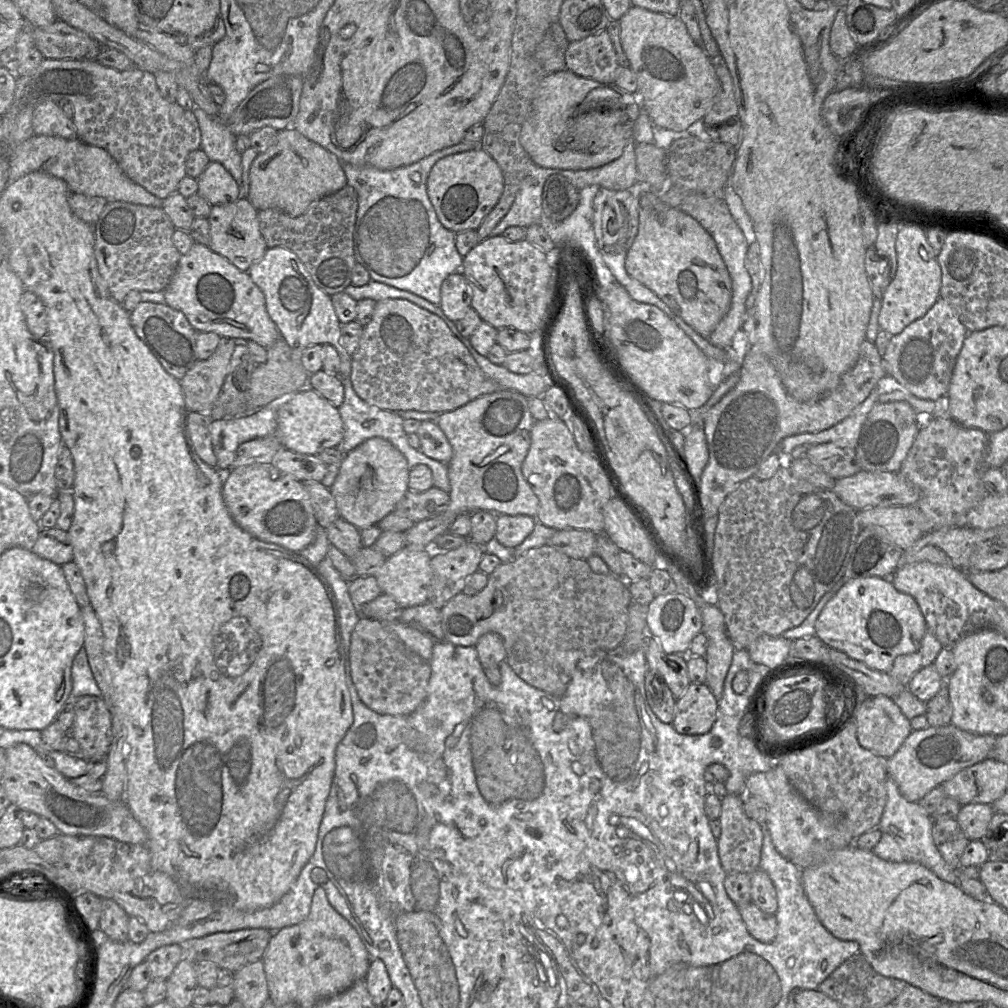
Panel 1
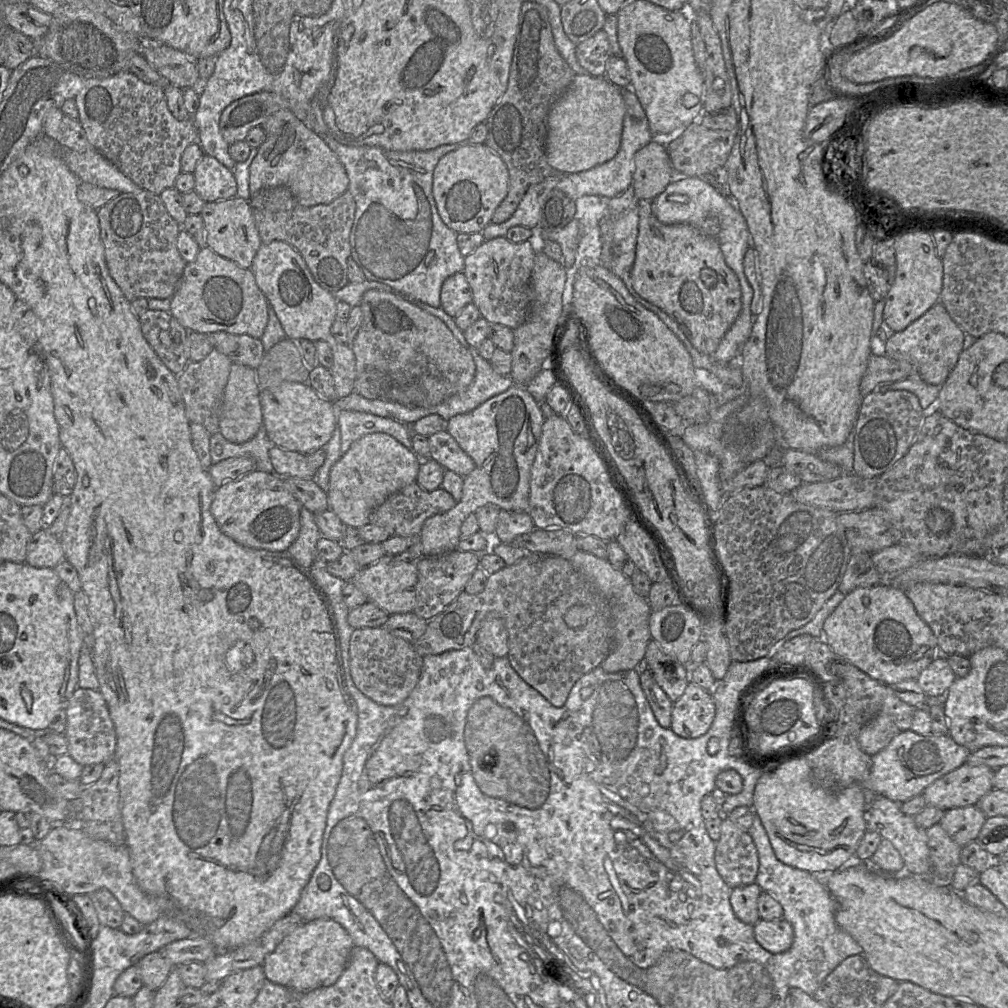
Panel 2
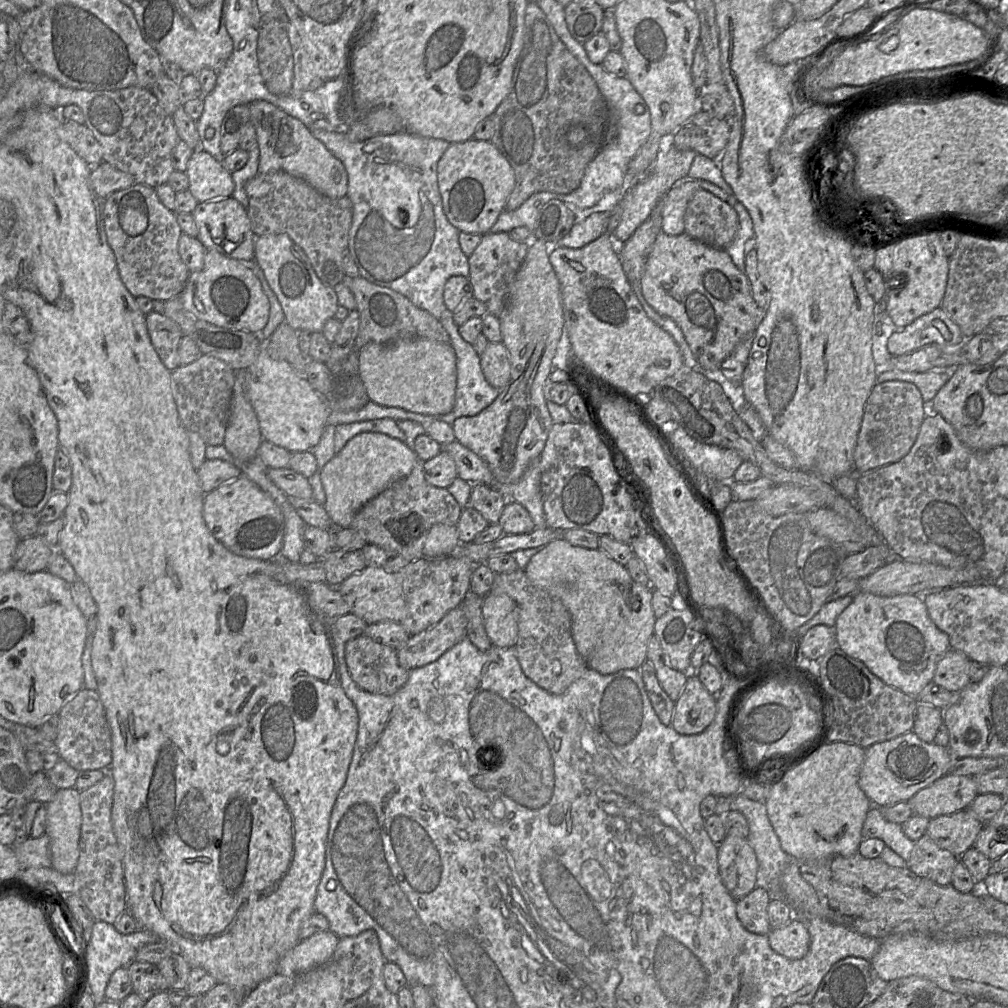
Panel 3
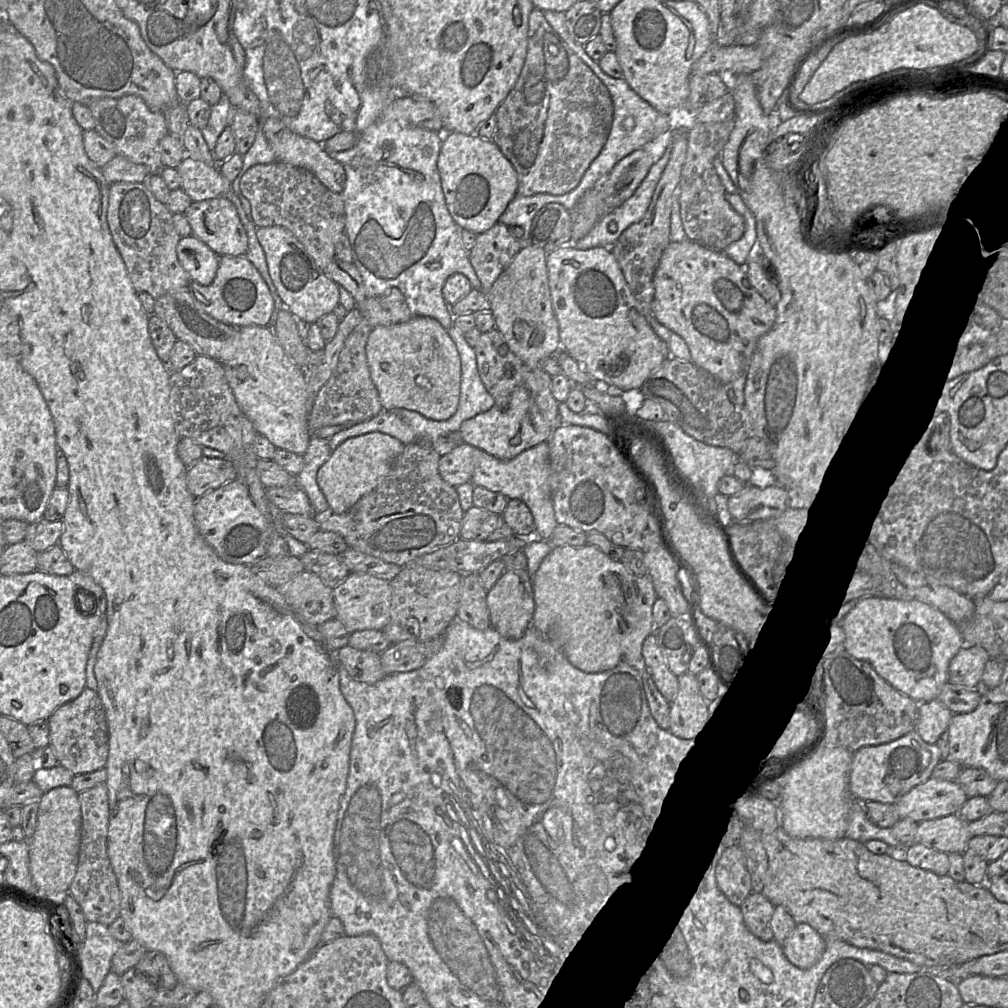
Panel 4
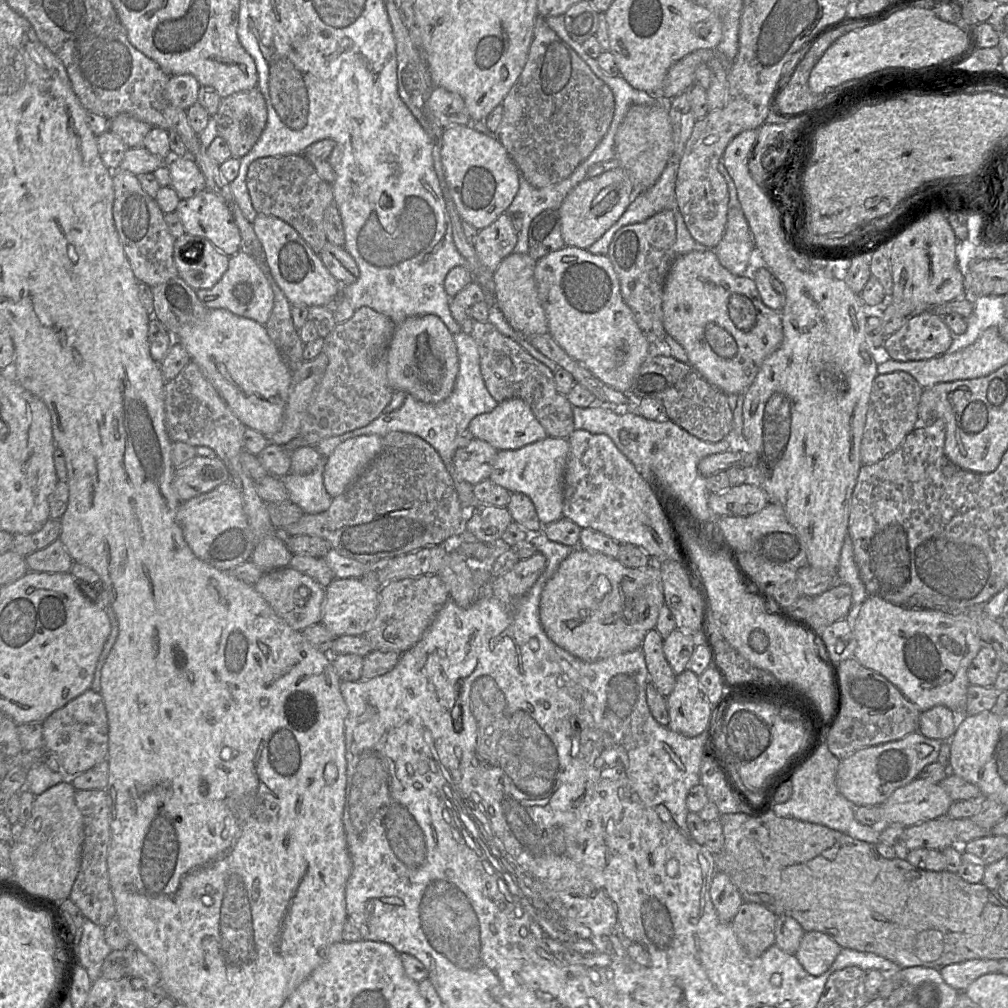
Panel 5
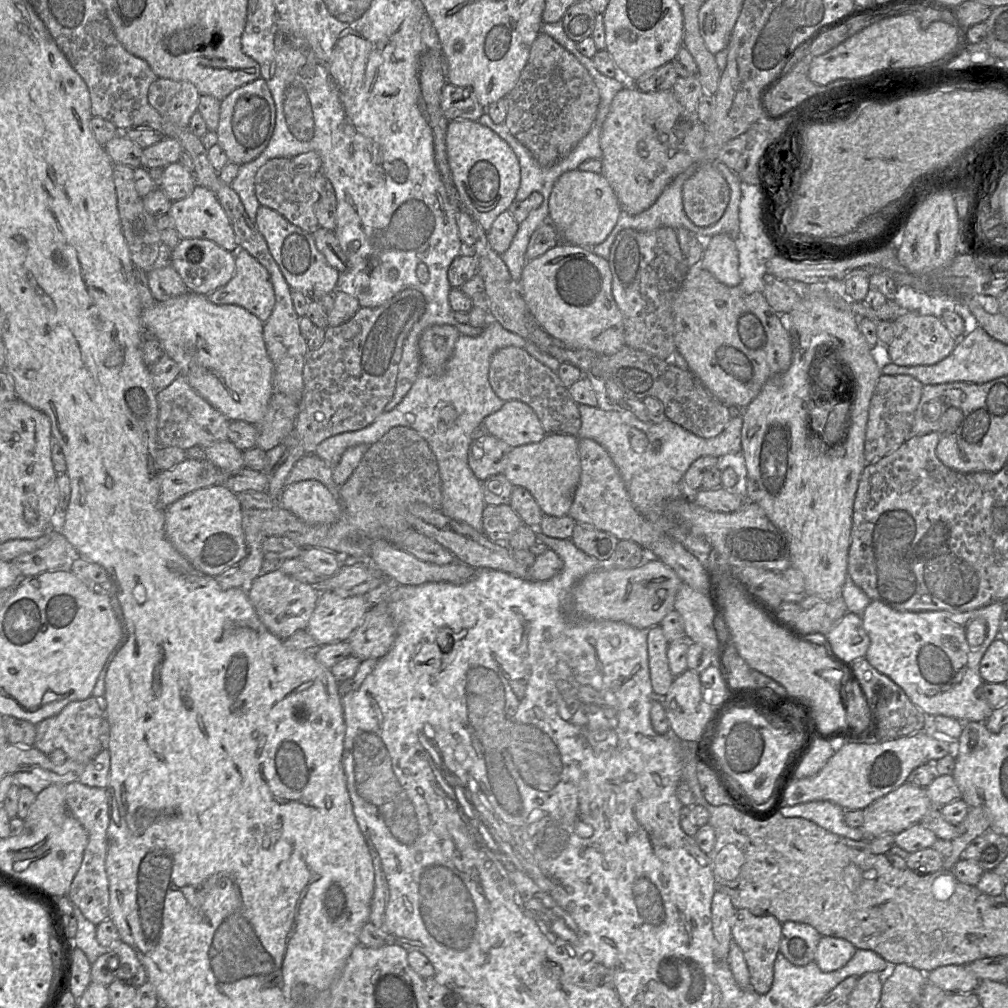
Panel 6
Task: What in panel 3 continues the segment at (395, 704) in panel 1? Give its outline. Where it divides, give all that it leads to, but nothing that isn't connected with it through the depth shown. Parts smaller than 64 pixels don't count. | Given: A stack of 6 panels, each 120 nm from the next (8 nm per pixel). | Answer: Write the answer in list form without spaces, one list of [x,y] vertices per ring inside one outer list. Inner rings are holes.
[[[363,634],[346,642],[345,659],[353,681],[362,689],[373,694],[392,695],[409,678],[409,670],[399,664],[397,650]]]

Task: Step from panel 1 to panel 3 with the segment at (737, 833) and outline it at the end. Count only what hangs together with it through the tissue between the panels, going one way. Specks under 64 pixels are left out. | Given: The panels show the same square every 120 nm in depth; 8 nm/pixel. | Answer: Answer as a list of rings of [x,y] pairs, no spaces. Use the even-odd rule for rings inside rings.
[[[726,835],[718,844],[717,860],[722,882],[736,901],[757,887],[758,861],[747,838]]]

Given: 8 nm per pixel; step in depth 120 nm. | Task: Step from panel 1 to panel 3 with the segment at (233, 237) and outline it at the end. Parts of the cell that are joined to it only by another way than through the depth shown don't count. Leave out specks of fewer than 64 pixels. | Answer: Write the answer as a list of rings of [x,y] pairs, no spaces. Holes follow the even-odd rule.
[[[230,196],[199,202],[191,214],[198,229],[197,238],[207,250],[215,250],[243,263],[254,260],[256,236],[247,210],[235,198]]]

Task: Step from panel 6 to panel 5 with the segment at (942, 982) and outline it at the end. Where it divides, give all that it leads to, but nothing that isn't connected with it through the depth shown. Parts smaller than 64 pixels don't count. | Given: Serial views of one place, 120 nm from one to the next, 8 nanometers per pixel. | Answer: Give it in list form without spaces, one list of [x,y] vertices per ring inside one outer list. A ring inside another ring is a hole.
[[[974,959],[947,965],[939,972],[946,984],[958,992],[964,992],[980,976],[998,971],[999,960]]]

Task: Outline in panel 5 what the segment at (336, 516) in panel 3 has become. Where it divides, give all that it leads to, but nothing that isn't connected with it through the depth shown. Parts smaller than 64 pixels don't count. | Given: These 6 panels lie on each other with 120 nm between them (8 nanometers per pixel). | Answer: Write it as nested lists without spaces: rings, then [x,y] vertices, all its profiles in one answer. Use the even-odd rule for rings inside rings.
[[[358,436],[340,443],[325,460],[323,484],[332,499],[341,495],[380,452],[382,437]]]

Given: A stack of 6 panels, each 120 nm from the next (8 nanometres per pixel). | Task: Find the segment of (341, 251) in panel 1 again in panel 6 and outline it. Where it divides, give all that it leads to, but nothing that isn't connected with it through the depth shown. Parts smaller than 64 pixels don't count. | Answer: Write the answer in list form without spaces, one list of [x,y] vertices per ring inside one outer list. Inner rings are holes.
[[[273,158],[262,165],[255,175],[255,195],[261,206],[268,207],[291,224],[312,234],[318,227],[315,203],[319,194],[314,188],[315,174],[296,174],[292,170],[292,158]]]

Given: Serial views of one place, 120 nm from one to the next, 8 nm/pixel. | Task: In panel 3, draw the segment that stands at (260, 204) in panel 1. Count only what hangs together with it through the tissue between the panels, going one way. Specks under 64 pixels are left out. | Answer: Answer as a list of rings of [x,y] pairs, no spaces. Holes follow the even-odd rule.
[[[256,100],[248,105],[260,150],[258,174],[284,171],[306,181],[329,198],[339,199],[347,194],[348,176],[344,165],[312,135],[303,122],[268,101]]]

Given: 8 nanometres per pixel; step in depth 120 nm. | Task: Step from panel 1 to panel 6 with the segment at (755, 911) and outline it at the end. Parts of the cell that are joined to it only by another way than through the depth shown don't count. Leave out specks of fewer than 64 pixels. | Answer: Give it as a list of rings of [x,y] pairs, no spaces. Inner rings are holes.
[[[822,936],[817,945],[814,962],[822,972],[832,972],[845,966],[856,950],[857,948],[845,939]]]

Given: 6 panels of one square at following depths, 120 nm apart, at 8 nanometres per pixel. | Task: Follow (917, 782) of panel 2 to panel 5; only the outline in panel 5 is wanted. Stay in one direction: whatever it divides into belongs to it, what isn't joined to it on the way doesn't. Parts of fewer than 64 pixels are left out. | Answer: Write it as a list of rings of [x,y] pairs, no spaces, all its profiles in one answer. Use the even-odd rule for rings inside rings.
[[[914,731],[899,740],[864,747],[840,760],[836,773],[837,788],[855,807],[879,806],[897,788],[918,777],[926,765],[936,761],[941,742]]]

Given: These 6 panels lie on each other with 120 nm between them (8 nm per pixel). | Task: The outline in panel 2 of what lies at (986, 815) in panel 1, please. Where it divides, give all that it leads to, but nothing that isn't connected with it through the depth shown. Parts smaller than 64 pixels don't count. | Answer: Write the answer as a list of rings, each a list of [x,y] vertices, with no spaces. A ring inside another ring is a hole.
[[[973,805],[945,810],[938,824],[954,842],[963,847],[977,838],[986,818],[984,813]]]

